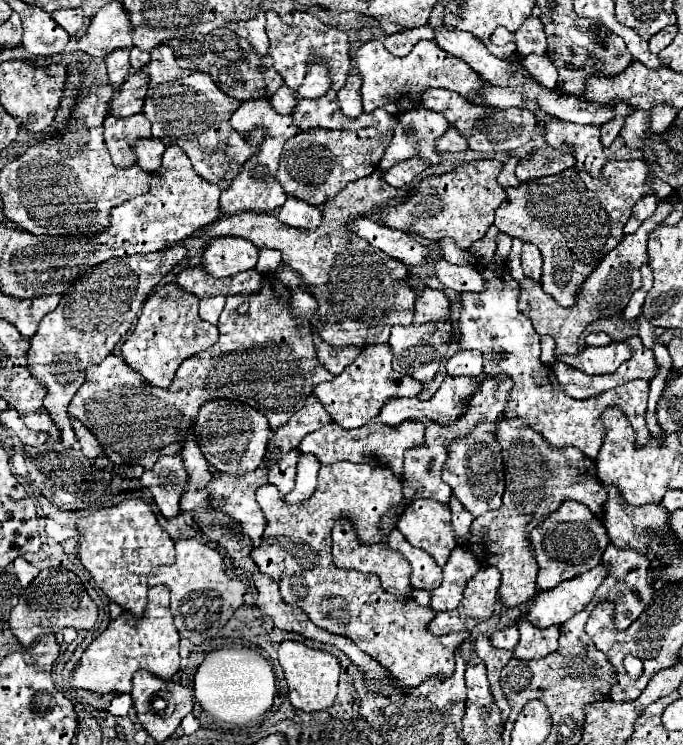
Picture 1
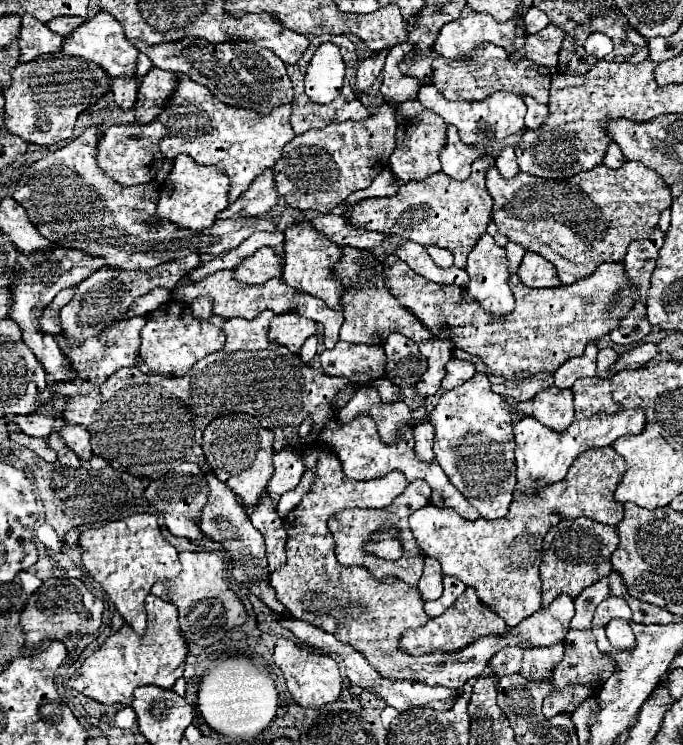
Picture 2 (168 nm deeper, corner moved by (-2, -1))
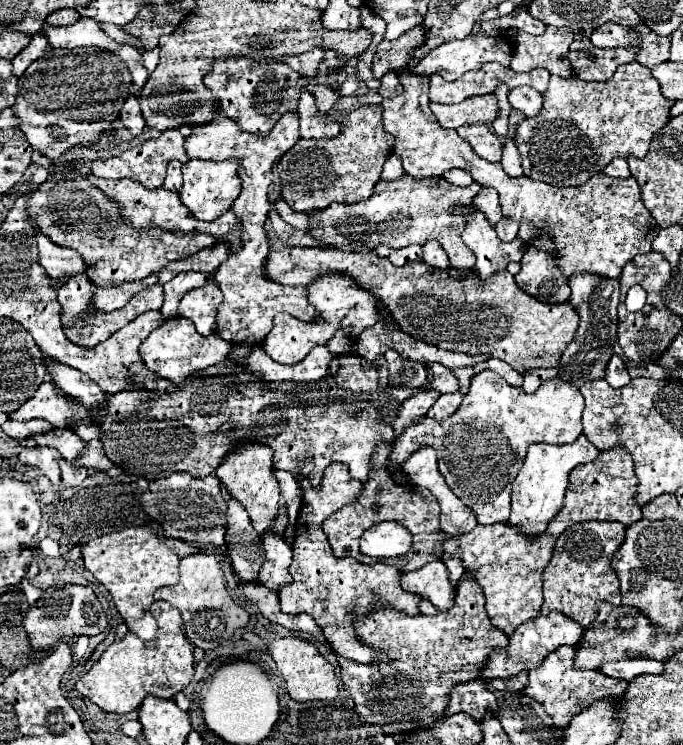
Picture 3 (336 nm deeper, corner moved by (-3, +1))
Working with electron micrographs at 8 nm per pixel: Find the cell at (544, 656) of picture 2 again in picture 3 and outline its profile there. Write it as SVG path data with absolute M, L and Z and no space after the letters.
M563 646L551 652L543 664L529 672L529 684L523 690L523 694L531 696L539 704L543 704L545 712L553 718L553 724L557 728L567 728L571 718L589 708L597 700L619 700L623 692L627 690L625 680L609 678L601 674L599 670L579 670L575 668L575 646Z

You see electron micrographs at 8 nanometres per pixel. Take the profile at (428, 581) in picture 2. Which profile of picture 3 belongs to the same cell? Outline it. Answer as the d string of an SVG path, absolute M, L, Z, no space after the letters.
M441 560L429 562L415 572L401 574L401 588L429 600L437 610L449 610L455 602L455 588L447 580L447 566Z

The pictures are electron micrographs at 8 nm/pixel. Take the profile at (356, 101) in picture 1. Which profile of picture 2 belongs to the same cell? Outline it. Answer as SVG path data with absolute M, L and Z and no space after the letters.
M384 48L382 52L378 52L378 54L362 60L362 62L358 64L356 84L354 84L354 88L356 88L358 94L362 94L366 88L372 86L372 82L376 80L376 76L380 74L380 70L382 70L382 66L384 66L384 58L386 58L388 50L390 50L390 48Z

